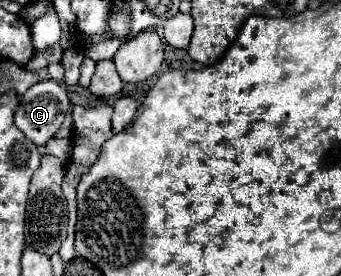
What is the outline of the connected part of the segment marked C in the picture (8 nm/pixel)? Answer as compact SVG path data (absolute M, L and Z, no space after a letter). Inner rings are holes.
M40 81L32 85L16 109L16 127L24 131L36 145L56 137L66 113L70 109L68 91L56 81Z

